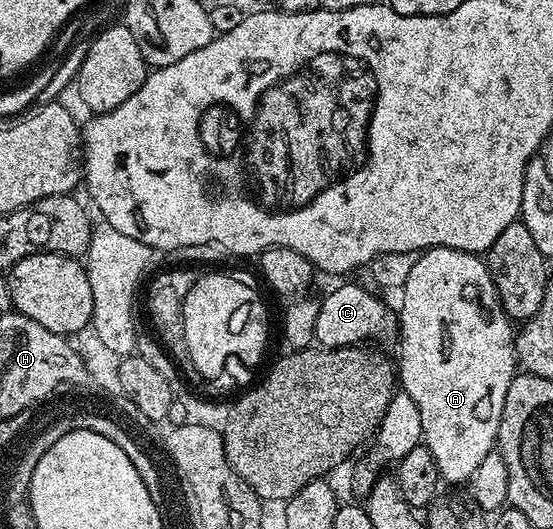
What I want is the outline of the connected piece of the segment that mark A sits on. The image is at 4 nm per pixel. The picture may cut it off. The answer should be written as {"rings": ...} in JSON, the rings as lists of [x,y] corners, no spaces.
{"rings":[[[428,248],[416,255],[413,270],[409,270],[409,278],[403,283],[401,289],[403,305],[397,308],[397,339],[399,338],[399,360],[397,359],[397,380],[402,391],[407,392],[413,402],[417,404],[418,413],[421,414],[422,443],[427,445],[429,454],[433,454],[433,462],[437,462],[437,470],[444,481],[451,484],[466,485],[471,475],[481,466],[485,454],[489,454],[496,447],[501,426],[501,410],[505,410],[505,394],[509,391],[509,382],[517,374],[517,361],[515,358],[515,334],[513,321],[503,312],[500,304],[495,278],[488,268],[486,259],[474,252],[462,252],[452,248]]]}

